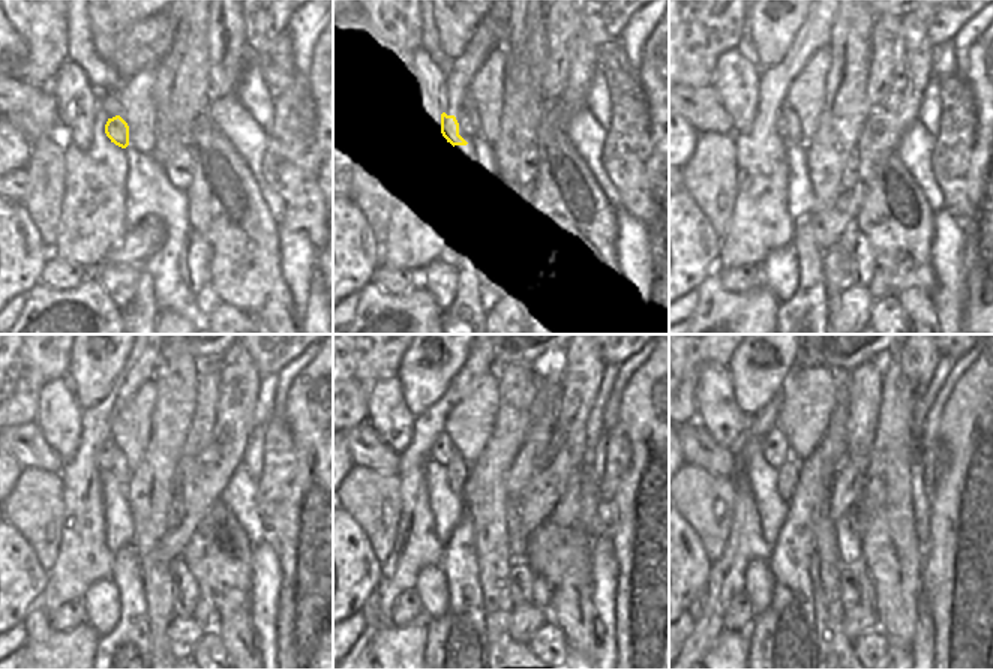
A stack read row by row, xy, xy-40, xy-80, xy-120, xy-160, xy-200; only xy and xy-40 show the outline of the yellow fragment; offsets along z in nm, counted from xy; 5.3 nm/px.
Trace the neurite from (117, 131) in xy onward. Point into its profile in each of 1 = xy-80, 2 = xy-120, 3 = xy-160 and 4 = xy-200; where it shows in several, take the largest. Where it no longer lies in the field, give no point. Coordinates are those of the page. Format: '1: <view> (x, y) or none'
1: xy-80 (782, 123)
2: xy-120 (107, 450)
3: xy-160 (441, 451)
4: xy-200 (774, 444)

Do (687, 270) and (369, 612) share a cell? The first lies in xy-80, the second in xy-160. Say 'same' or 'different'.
different

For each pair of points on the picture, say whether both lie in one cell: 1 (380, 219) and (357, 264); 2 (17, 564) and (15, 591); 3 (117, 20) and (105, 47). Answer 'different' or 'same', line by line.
1: different
2: same
3: same

